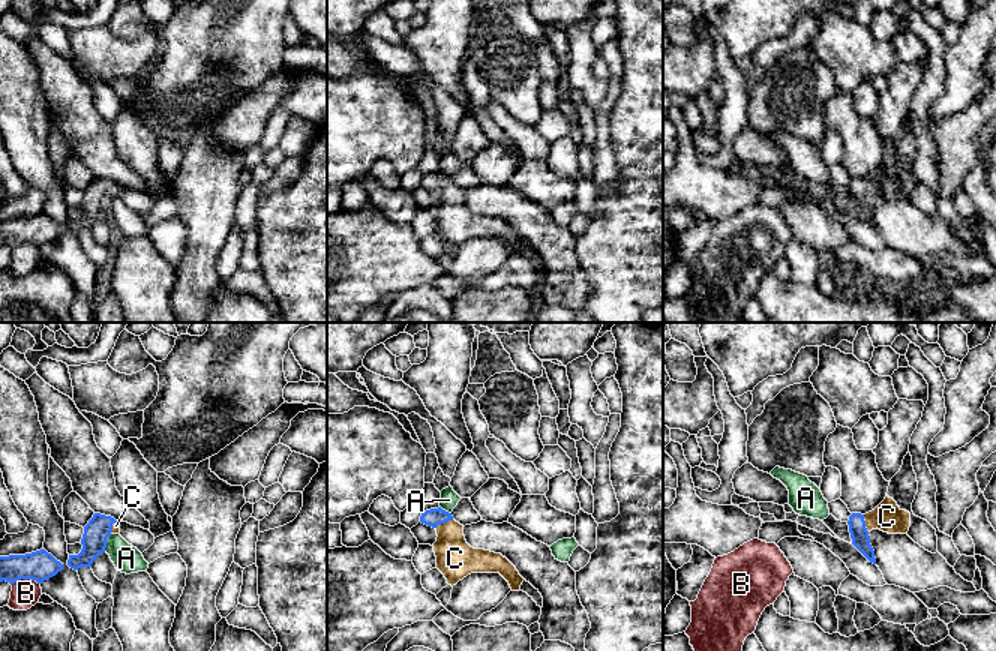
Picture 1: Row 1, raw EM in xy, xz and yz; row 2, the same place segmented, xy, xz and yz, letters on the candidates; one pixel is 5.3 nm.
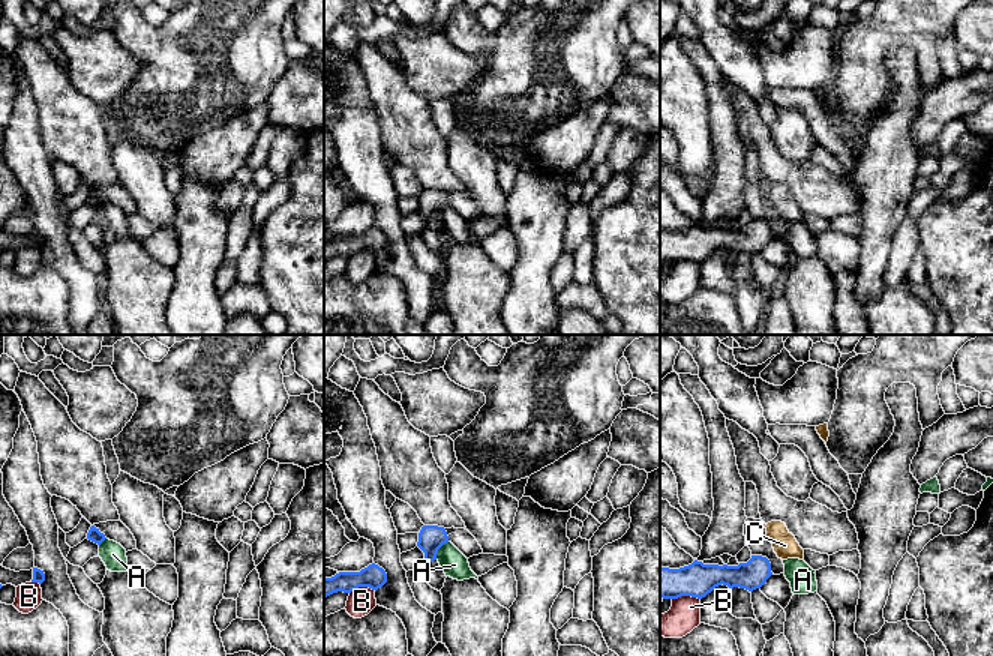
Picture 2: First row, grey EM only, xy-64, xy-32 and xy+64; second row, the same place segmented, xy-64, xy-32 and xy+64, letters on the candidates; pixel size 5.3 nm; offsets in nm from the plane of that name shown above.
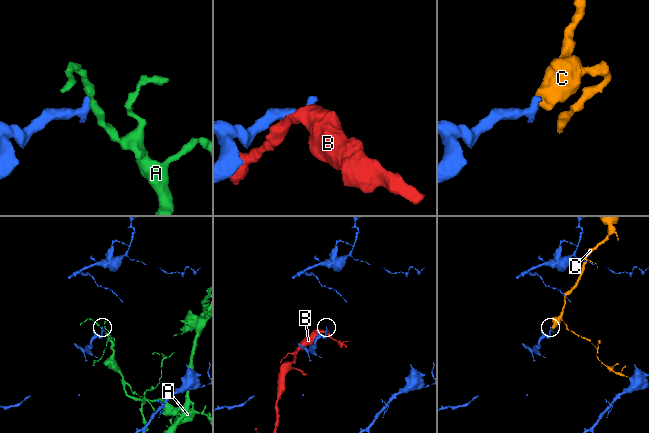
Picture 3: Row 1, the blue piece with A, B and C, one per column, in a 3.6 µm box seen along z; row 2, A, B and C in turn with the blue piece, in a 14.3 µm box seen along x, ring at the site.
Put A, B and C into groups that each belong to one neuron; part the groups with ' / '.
A / B / C

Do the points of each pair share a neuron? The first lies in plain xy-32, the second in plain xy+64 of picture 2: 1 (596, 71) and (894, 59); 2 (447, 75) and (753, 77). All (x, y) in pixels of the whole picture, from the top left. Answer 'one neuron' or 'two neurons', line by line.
1: two neurons
2: two neurons

